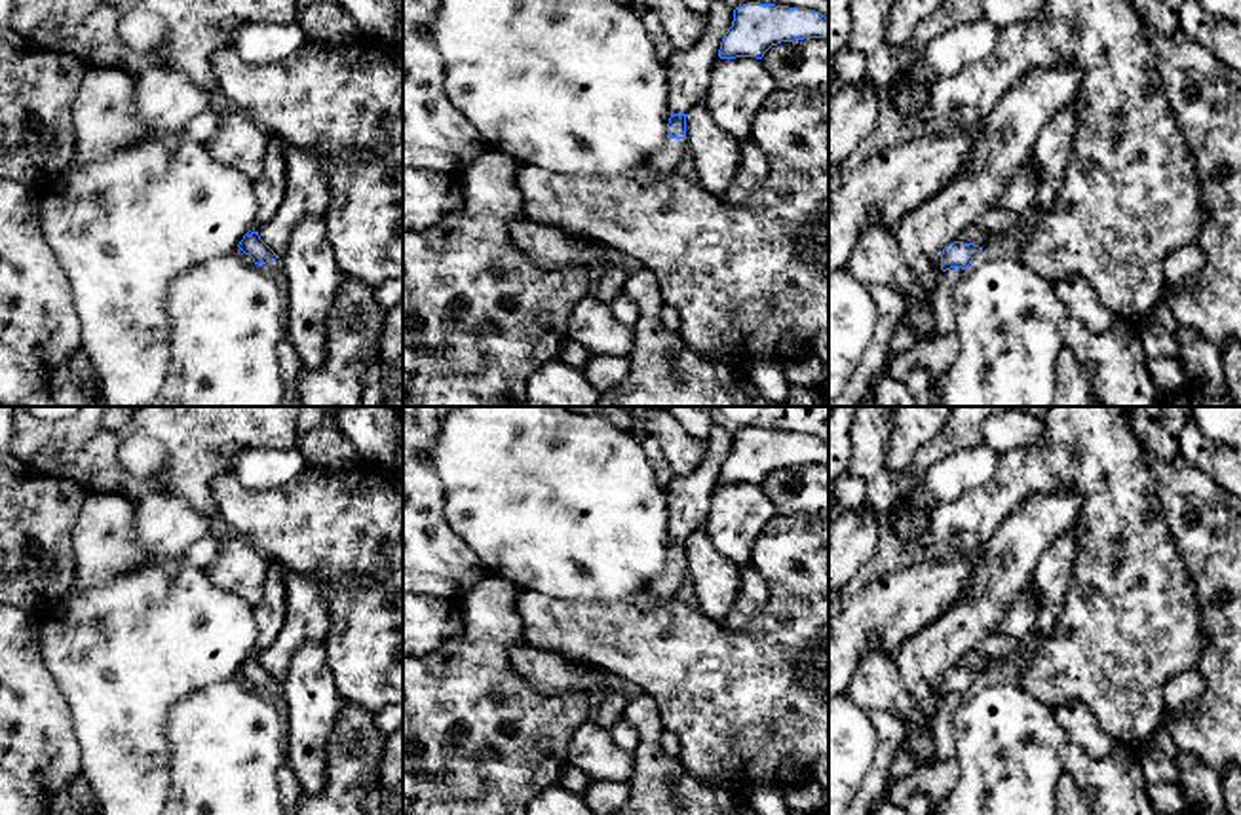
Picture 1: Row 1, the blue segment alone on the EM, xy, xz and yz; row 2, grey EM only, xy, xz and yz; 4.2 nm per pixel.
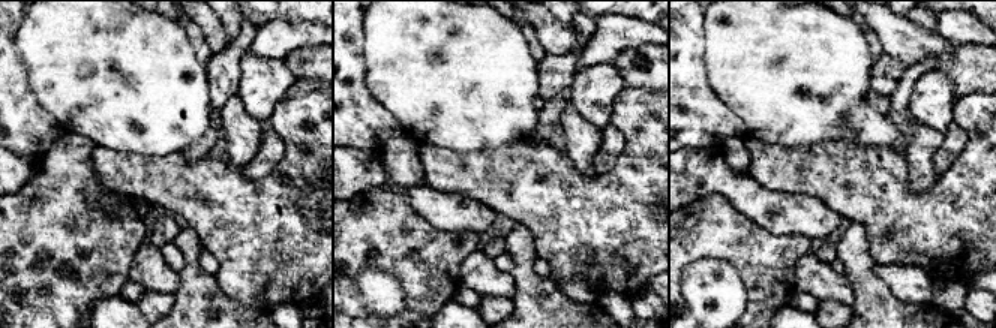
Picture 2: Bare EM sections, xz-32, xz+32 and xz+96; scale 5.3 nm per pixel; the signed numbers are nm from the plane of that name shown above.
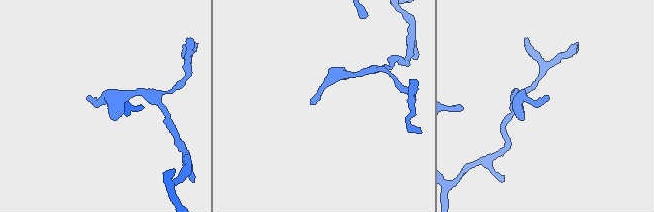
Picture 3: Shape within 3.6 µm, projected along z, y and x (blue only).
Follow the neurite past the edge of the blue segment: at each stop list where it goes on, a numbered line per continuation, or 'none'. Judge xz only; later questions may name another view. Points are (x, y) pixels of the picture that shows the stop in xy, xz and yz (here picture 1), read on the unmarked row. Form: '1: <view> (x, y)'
1: xz (673, 580)

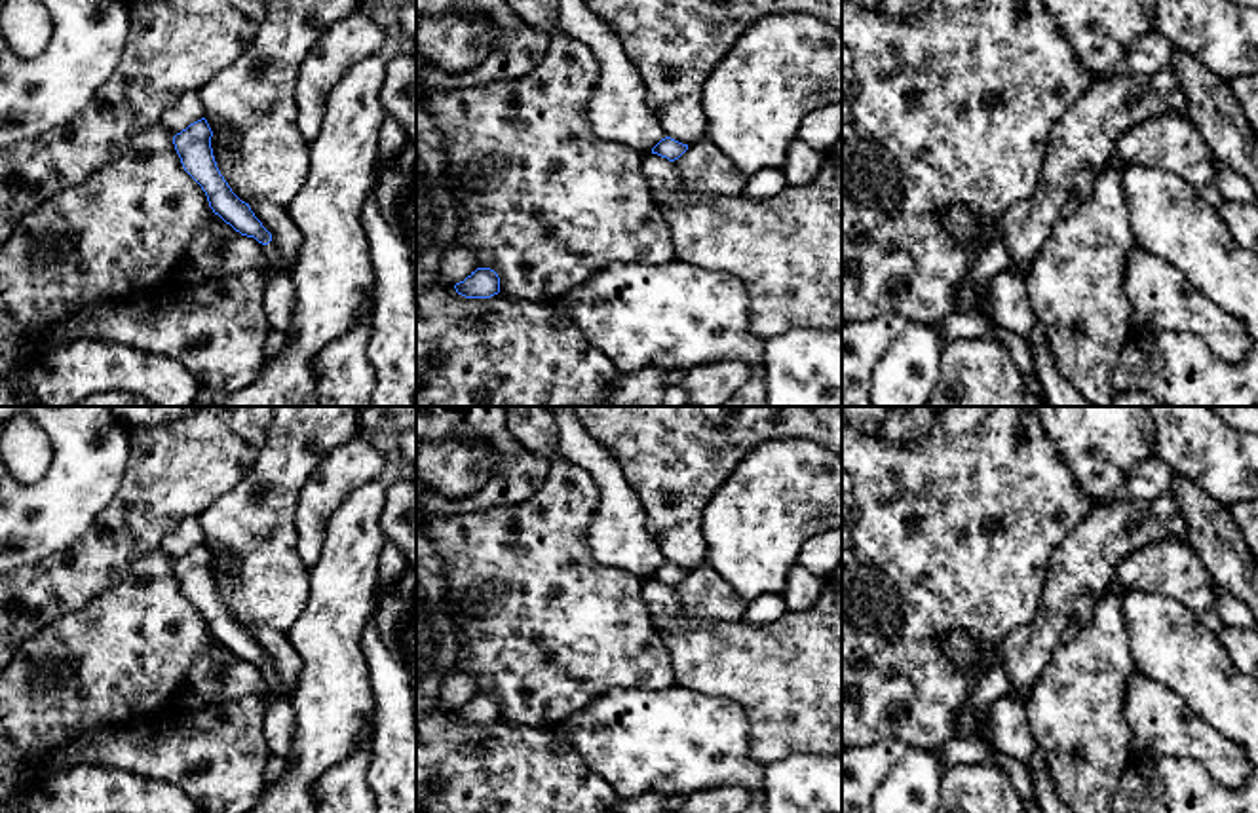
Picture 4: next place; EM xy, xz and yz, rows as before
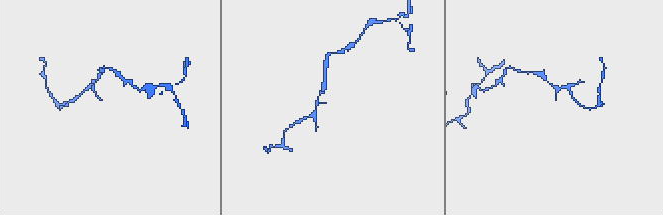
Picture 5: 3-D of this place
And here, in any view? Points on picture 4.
1: xy (272, 680)

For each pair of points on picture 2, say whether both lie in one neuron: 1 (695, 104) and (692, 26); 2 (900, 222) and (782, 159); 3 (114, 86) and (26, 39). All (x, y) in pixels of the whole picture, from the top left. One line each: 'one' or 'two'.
1: one
2: one
3: one

